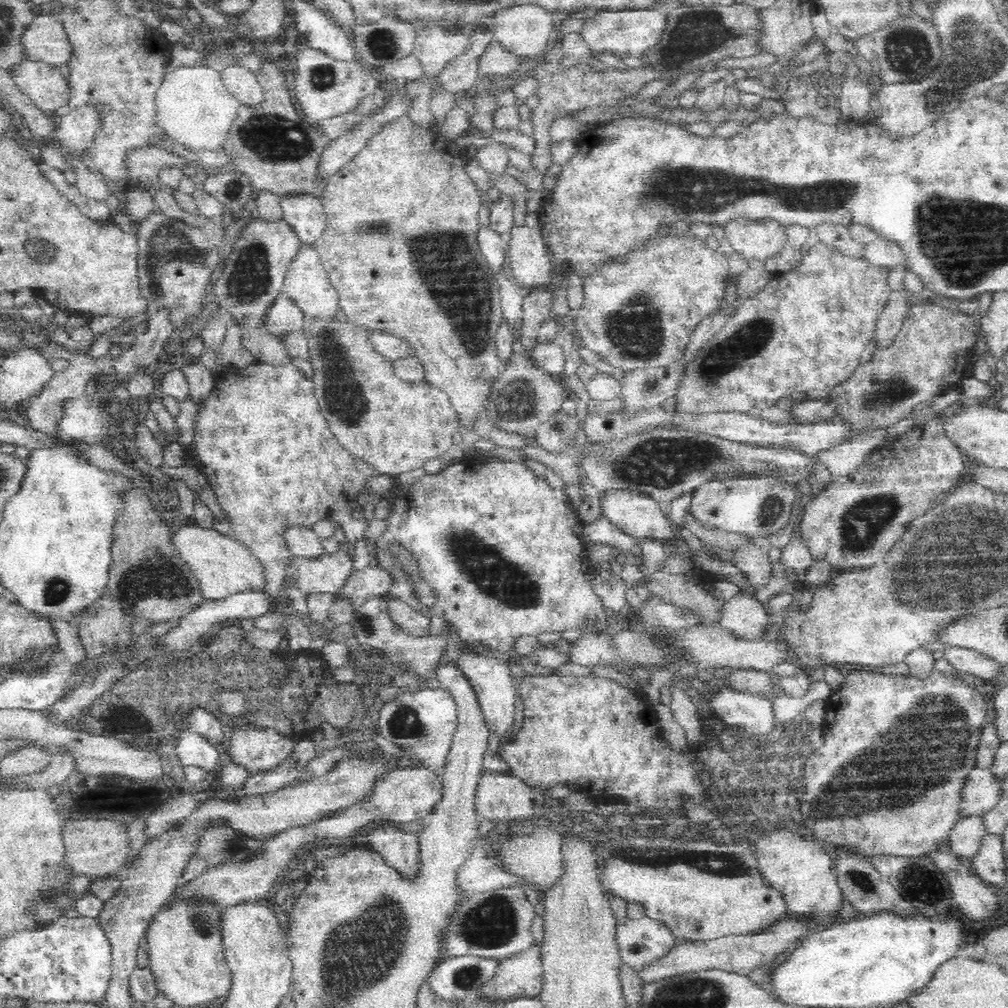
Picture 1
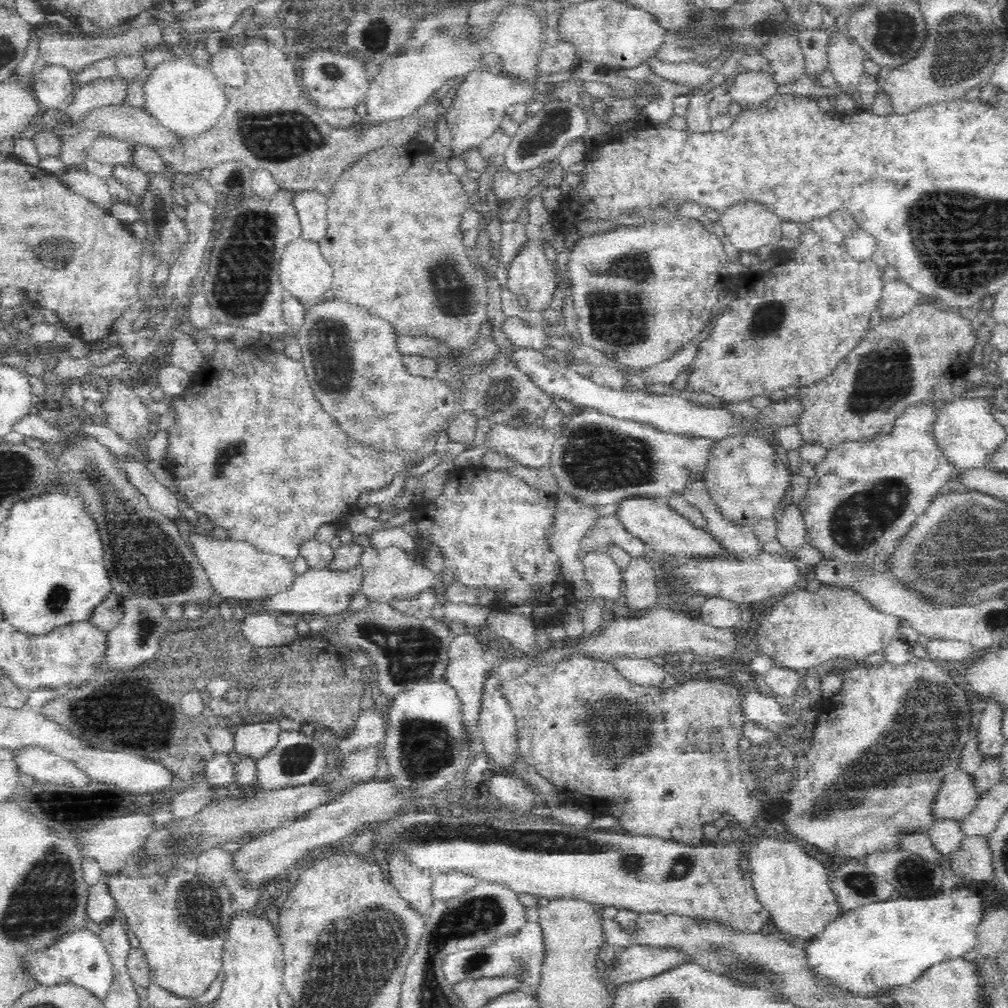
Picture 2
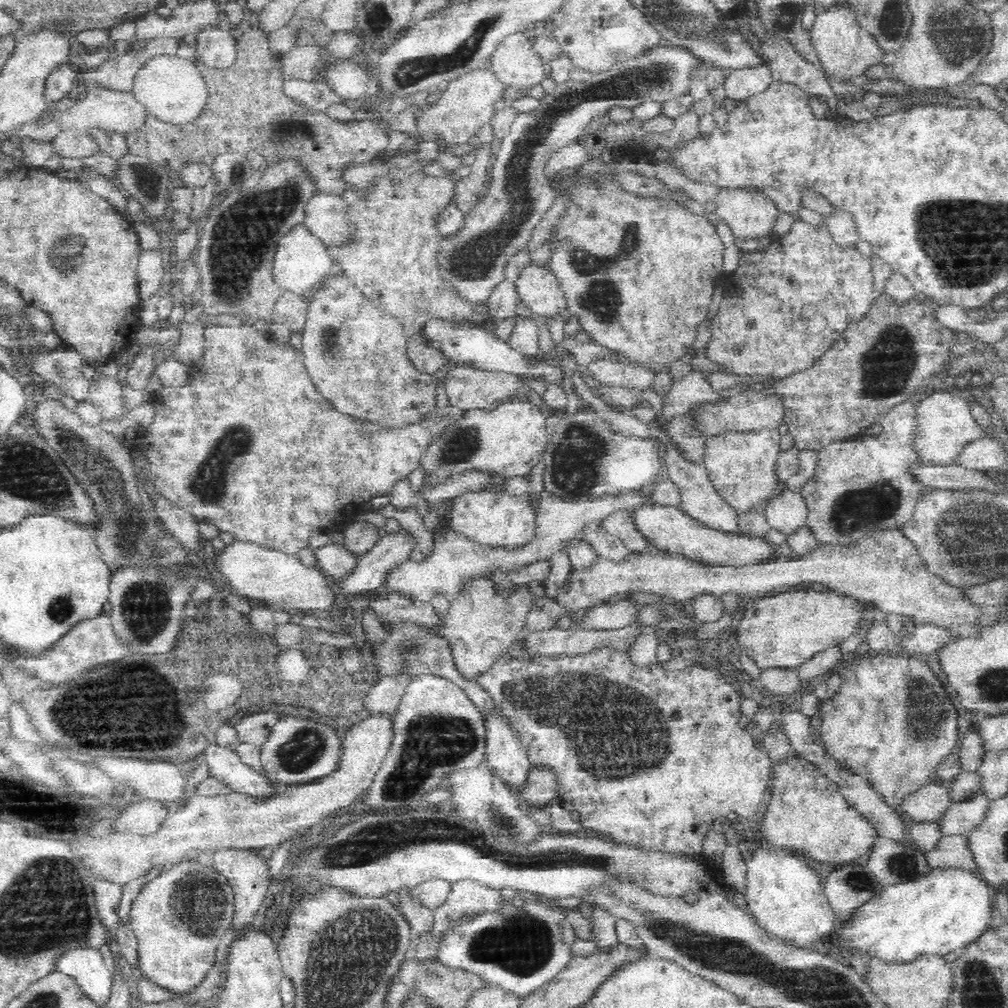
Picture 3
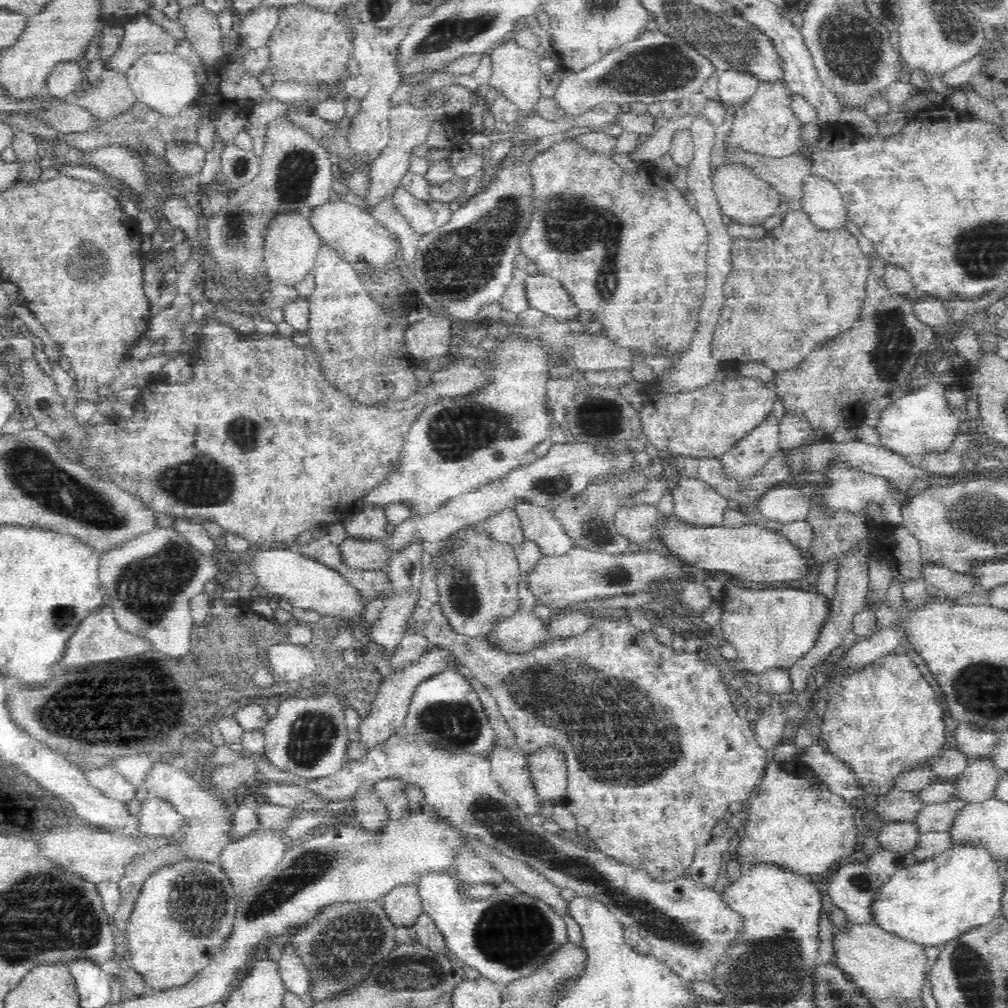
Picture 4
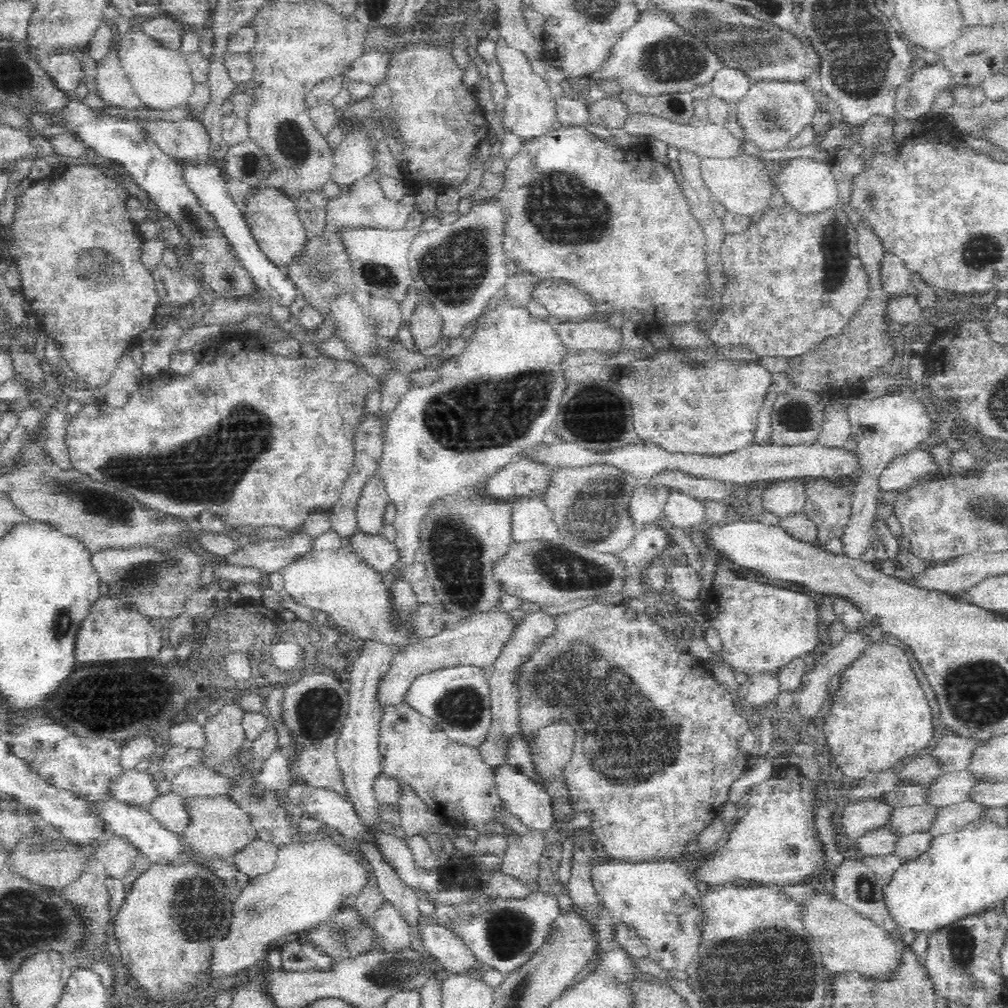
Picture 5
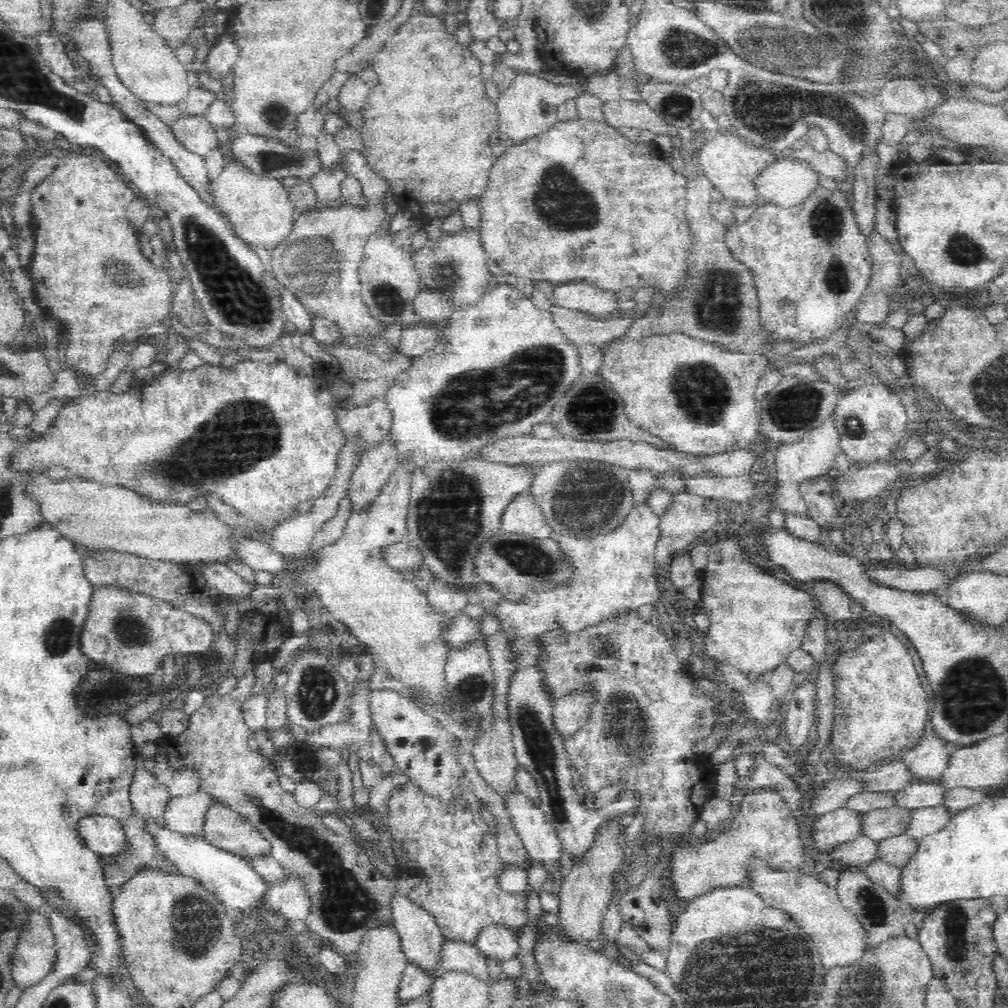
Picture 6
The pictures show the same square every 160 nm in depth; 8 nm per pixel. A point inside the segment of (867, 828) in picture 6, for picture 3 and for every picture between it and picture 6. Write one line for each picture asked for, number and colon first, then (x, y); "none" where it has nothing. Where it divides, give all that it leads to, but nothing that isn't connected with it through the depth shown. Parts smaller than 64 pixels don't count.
3: (959, 818)
4: (934, 817)
5: (904, 821)

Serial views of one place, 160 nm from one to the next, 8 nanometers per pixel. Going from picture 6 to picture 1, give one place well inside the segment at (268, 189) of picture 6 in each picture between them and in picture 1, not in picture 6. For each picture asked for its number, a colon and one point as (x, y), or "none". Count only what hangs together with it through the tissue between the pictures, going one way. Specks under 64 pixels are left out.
1: (306, 282)
2: (304, 272)
3: (301, 260)
4: (291, 243)
5: (272, 216)

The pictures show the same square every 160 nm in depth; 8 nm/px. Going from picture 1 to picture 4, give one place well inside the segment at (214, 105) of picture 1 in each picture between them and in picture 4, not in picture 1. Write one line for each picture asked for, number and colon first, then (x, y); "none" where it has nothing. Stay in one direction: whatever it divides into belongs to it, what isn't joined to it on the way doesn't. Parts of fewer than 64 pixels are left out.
2: (187, 99)
3: (171, 88)
4: (166, 81)

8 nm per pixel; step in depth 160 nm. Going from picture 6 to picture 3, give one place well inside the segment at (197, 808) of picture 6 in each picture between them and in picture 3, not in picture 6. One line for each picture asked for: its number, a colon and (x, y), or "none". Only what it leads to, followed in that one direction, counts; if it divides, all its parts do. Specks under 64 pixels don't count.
3: (145, 817)
4: (158, 818)
5: (171, 810)

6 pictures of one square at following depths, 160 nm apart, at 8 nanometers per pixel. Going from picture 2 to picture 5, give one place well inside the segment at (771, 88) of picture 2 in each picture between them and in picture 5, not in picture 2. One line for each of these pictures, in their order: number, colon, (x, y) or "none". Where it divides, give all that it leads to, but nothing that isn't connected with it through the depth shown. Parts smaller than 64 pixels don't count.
3: (740, 84)
4: (734, 88)
5: (731, 85)

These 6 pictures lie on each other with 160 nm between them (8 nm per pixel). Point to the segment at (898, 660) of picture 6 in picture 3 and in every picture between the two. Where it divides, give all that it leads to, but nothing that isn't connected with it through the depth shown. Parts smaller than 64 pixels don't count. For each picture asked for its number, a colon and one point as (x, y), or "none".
3: (892, 721)
4: (882, 720)
5: (880, 717)

